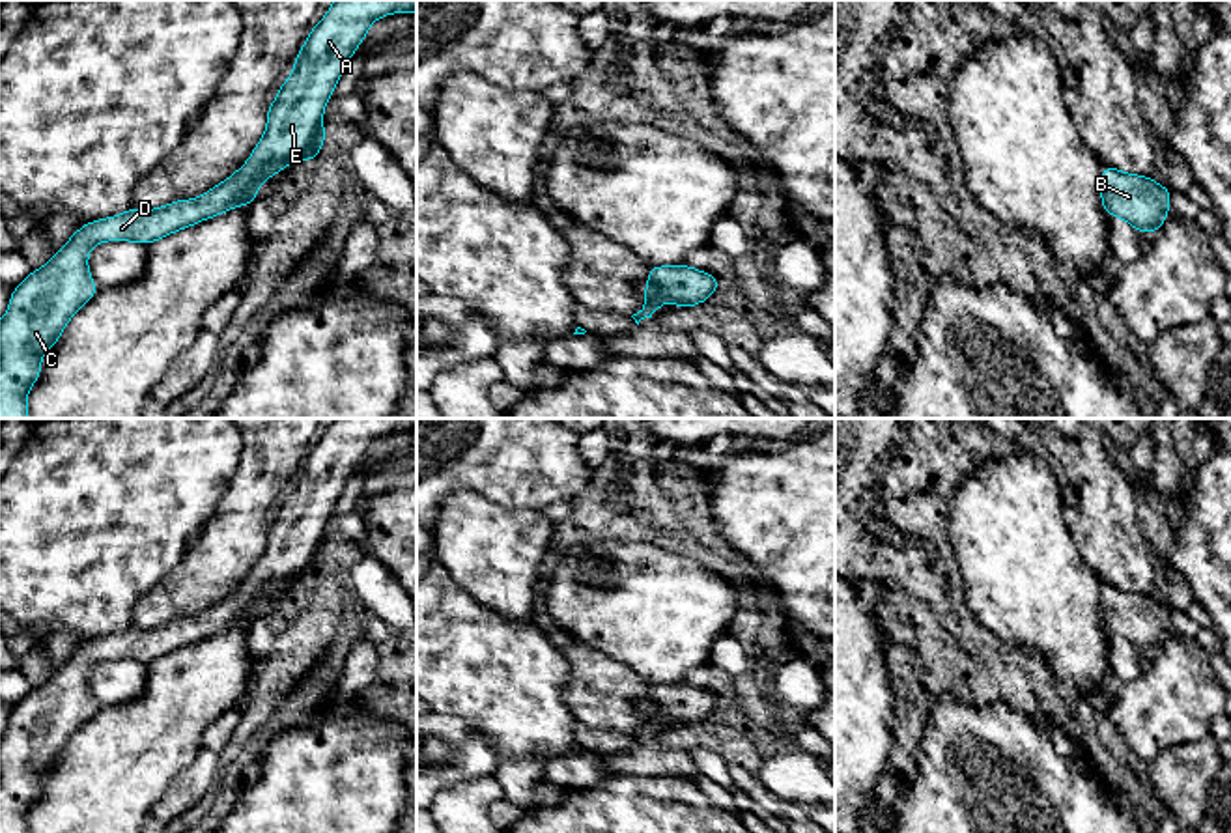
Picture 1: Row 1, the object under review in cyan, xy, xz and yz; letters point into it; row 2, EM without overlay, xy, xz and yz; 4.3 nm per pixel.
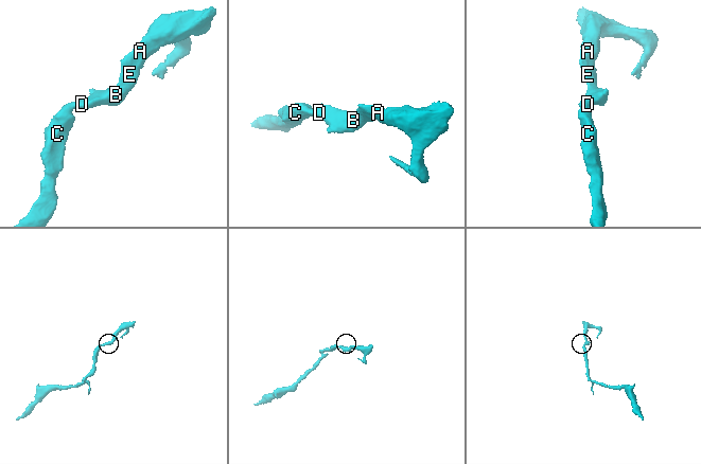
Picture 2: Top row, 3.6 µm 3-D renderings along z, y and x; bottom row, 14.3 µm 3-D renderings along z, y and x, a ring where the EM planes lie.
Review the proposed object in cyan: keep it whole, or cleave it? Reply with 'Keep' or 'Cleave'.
Keep

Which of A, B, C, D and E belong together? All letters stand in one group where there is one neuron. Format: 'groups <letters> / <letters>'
groups A B C D E

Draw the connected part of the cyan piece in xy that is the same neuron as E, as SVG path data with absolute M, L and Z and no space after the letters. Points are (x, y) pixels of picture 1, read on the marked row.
M334 0L297 52L293 73L267 106L265 133L237 172L192 200L176 200L146 211L133 205L121 215L90 220L41 269L30 271L11 291L7 312L0 321L0 418L28 418L26 398L41 375L41 357L58 344L69 319L99 291L88 269L88 254L93 245L106 241L151 245L233 207L248 207L252 200L260 198L258 187L262 181L293 161L312 162L327 138L323 131L325 105L334 93L349 58L370 32L370 24L385 15L415 11L417 0Z

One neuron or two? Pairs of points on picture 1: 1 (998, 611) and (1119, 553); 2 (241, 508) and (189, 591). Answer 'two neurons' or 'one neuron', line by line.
1: two neurons
2: one neuron

